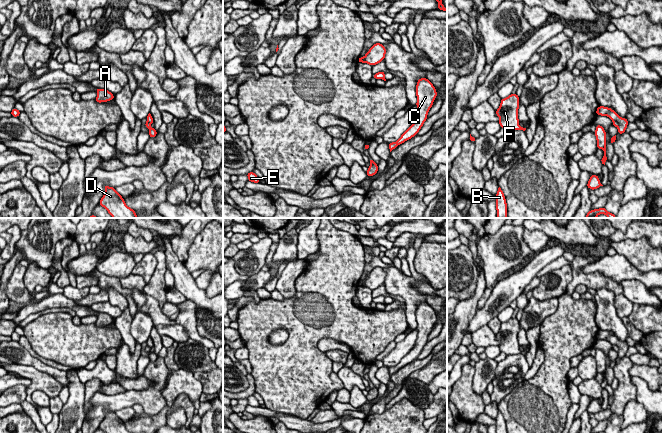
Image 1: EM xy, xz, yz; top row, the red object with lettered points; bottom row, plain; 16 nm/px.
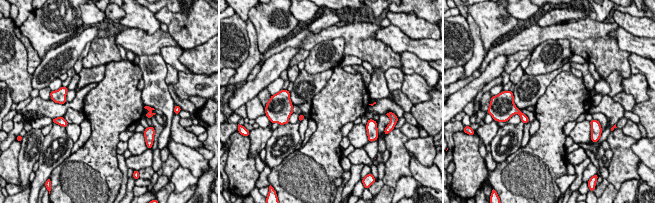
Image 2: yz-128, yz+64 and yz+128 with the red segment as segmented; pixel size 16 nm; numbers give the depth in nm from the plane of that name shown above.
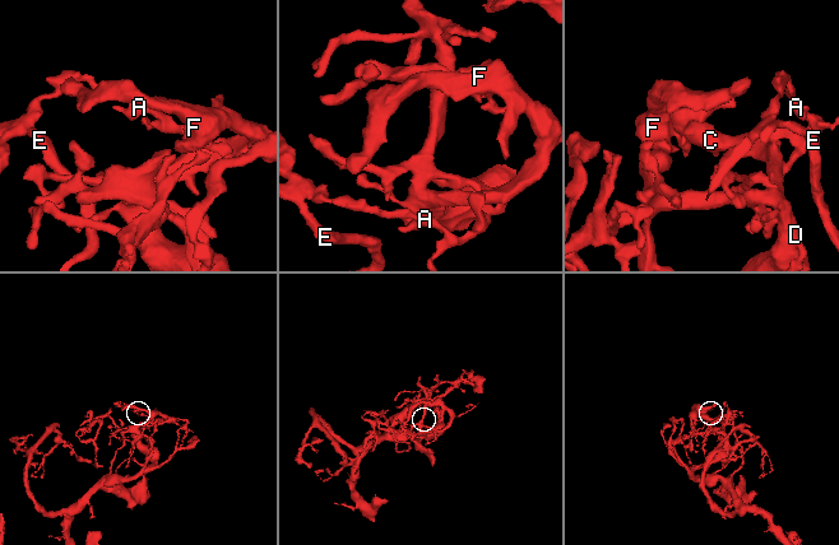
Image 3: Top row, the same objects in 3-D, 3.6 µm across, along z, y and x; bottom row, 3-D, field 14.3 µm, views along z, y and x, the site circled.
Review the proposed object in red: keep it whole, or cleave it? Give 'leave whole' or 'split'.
split

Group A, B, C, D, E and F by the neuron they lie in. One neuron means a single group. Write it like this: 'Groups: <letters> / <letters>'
Groups: A / B C D E F

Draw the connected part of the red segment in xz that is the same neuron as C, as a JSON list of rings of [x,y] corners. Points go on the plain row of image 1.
[[[420,302],[417,305],[415,314],[417,320],[416,330],[418,332],[415,345],[396,366],[388,367],[390,376],[398,369],[413,362],[419,356],[424,346],[427,344],[428,336],[437,321],[435,311],[427,302]]]

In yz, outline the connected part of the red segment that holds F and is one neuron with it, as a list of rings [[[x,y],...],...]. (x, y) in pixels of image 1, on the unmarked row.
[[[510,318],[508,321],[501,323],[500,330],[496,334],[496,340],[500,342],[498,346],[501,352],[506,355],[526,354],[526,352],[519,349],[519,329],[519,320],[517,318]]]

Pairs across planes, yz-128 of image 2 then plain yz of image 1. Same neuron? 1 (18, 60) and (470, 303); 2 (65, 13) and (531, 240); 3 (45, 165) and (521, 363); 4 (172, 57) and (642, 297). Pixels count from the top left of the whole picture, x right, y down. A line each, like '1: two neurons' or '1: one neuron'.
1: two neurons
2: two neurons
3: one neuron
4: one neuron

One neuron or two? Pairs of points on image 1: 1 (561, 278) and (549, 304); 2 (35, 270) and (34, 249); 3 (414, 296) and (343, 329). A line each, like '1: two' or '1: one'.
1: two
2: two
3: two

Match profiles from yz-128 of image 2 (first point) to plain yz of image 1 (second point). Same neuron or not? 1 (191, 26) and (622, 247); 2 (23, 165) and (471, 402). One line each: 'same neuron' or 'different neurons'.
1: same neuron
2: different neurons

